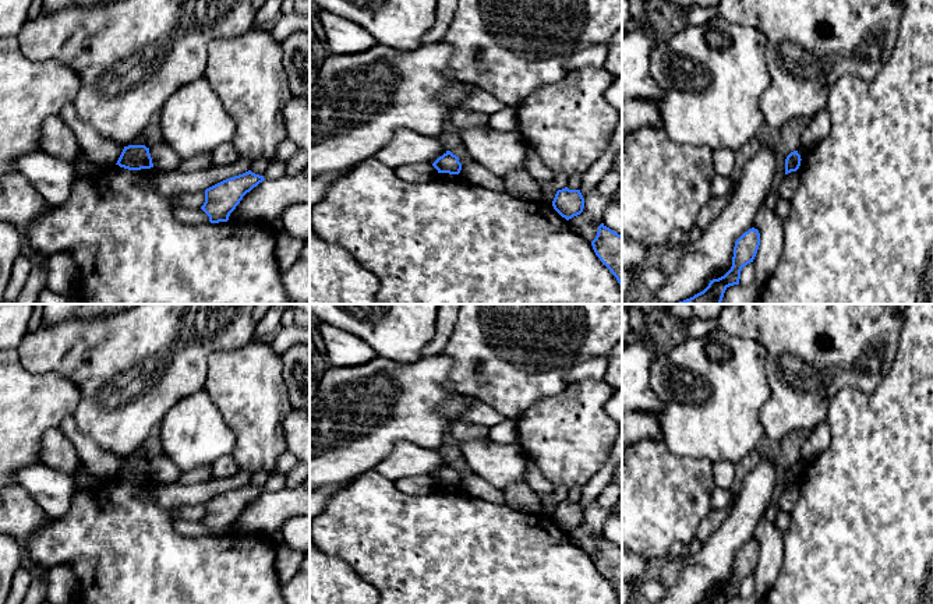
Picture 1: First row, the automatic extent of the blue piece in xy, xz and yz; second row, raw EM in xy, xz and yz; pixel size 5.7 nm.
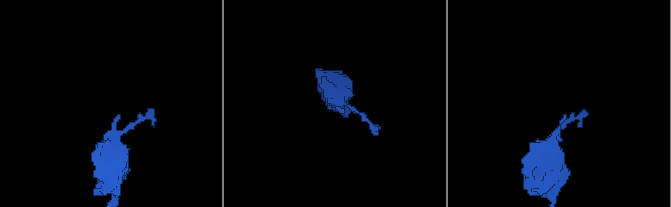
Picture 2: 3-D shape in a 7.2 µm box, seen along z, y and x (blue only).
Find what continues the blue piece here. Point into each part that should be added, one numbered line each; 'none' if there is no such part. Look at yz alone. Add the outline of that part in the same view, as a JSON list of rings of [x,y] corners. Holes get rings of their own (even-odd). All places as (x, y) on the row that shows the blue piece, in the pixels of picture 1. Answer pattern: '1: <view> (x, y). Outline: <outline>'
none

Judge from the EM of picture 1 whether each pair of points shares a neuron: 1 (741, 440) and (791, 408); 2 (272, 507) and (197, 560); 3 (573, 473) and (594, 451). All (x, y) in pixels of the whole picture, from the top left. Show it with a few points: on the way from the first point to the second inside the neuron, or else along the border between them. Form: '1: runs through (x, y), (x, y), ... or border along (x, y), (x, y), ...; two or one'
1: border along (771, 394), (762, 409), (763, 434); two
2: border along (237, 532), (268, 537); two
3: runs through (578, 467), (589, 456); one

